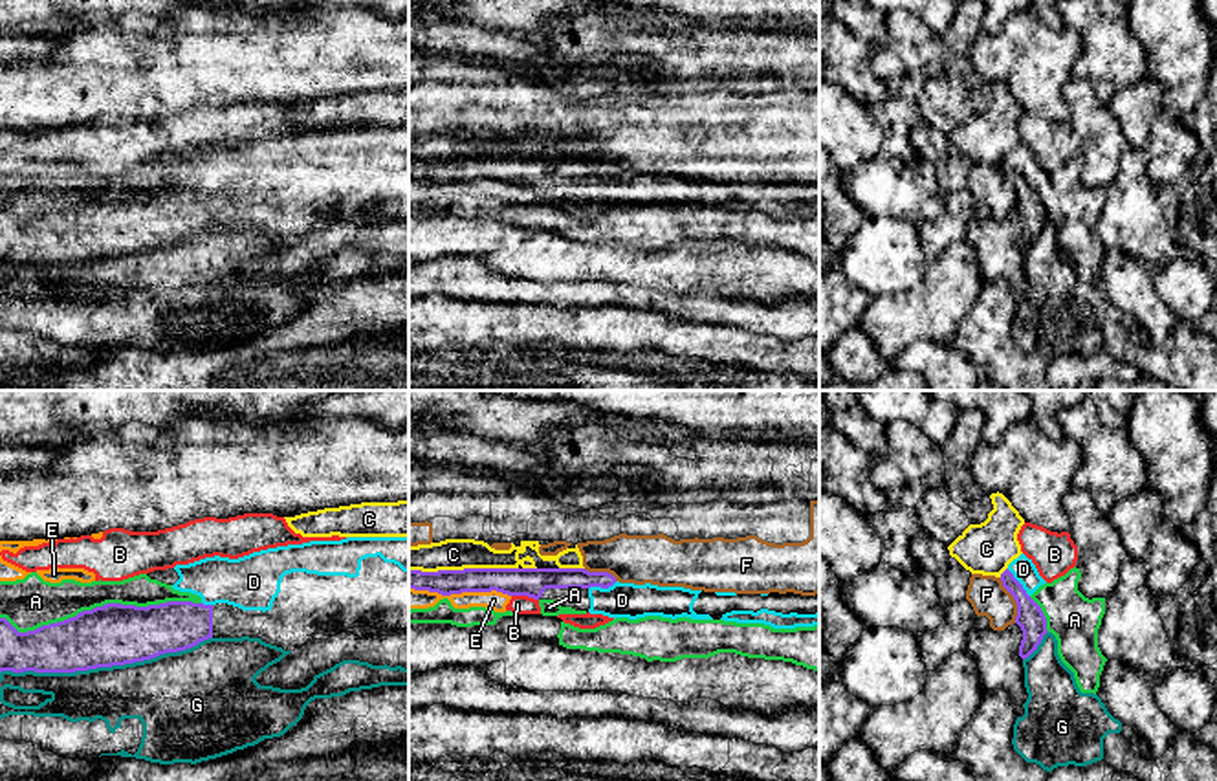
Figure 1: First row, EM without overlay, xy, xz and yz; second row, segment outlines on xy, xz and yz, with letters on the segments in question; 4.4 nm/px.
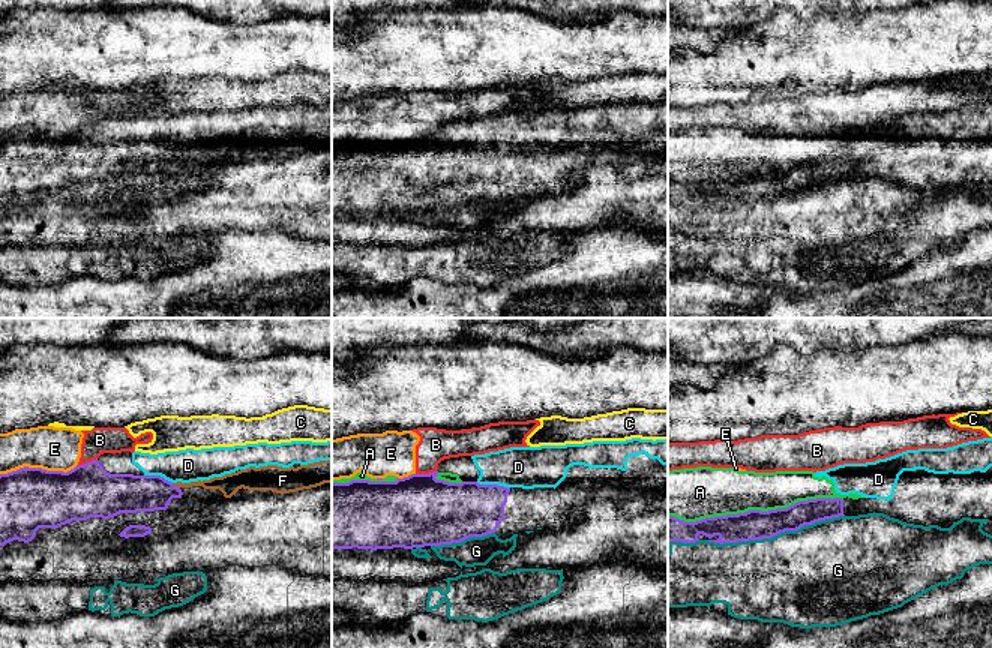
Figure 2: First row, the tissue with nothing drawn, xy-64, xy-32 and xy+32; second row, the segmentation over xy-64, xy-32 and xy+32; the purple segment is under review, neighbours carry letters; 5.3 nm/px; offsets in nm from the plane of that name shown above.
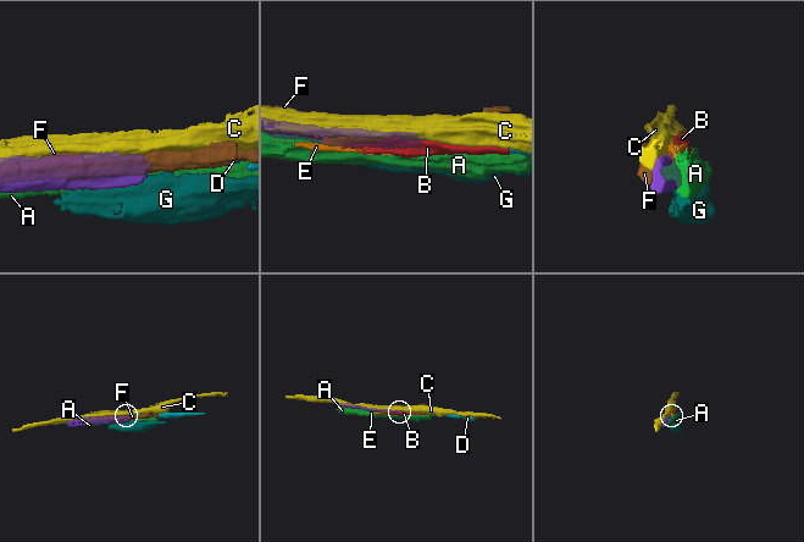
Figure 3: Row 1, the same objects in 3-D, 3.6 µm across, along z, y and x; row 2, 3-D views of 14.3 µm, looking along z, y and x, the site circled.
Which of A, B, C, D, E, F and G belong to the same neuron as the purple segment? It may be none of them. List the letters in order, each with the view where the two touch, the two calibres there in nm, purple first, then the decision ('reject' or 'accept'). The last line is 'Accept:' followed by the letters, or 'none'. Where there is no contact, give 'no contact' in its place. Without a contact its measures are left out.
A: xy | 280/190 nm | reject
B: xz | 130/80 nm | reject
C: xz | 130/140 nm | reject
D: xz | 100/160 nm | accept
E: xz | 130/90 nm | reject
F: yz | 120/160 nm | reject
G: xy | 280/280 nm | reject
Accept: D

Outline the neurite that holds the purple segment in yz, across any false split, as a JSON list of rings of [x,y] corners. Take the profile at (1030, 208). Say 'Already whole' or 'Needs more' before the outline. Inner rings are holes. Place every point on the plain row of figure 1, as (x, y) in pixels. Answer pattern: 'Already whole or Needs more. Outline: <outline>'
Needs more. Outline: [[[1021,143],[1001,163],[1003,176],[1014,185],[1017,192],[1015,213],[1023,220],[1019,246],[1028,248],[1041,233],[1047,220],[1047,207],[1041,196],[1030,187],[1047,170],[1039,165],[1032,148]]]

